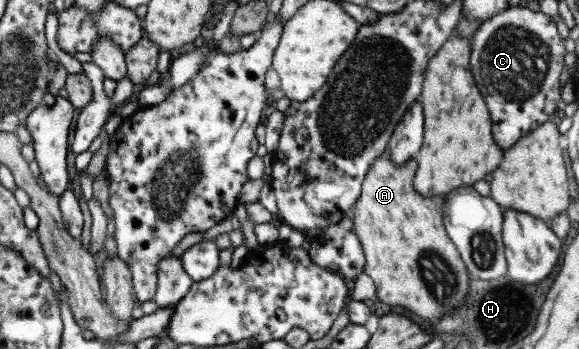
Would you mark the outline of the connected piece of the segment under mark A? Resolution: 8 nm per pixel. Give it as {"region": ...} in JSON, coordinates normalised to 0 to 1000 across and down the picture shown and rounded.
{"region":[[[668,436],[653,447],[642,481],[630,499],[623,562],[610,593],[606,622],[611,665],[629,719],[632,745],[629,779],[648,808],[655,865],[670,871],[674,880],[694,877],[705,894],[746,928],[765,900],[801,865],[808,842],[812,791],[765,639],[769,567],[725,562],[715,542],[717,499],[715,453],[705,458],[705,470],[687,476],[687,470],[677,470],[677,458],[670,458]]]}

